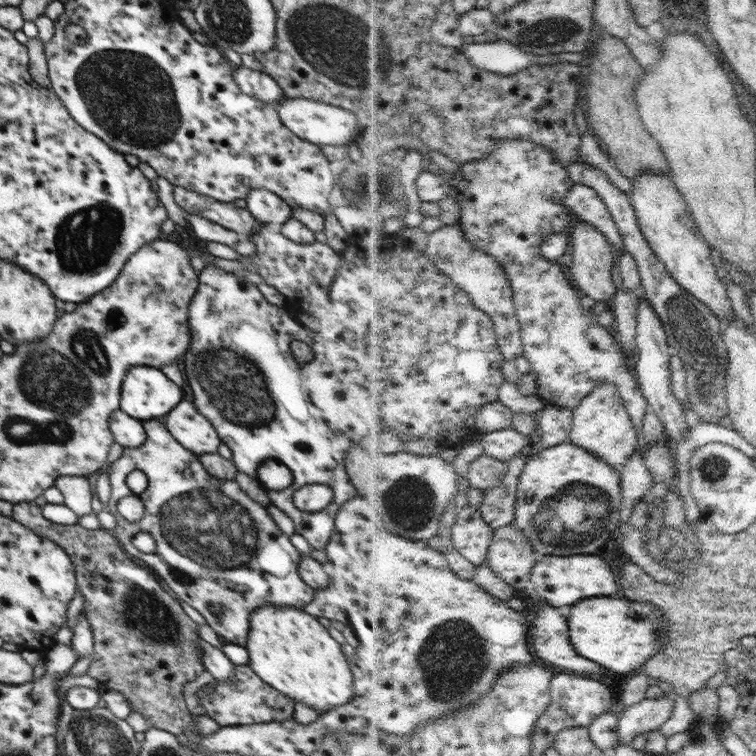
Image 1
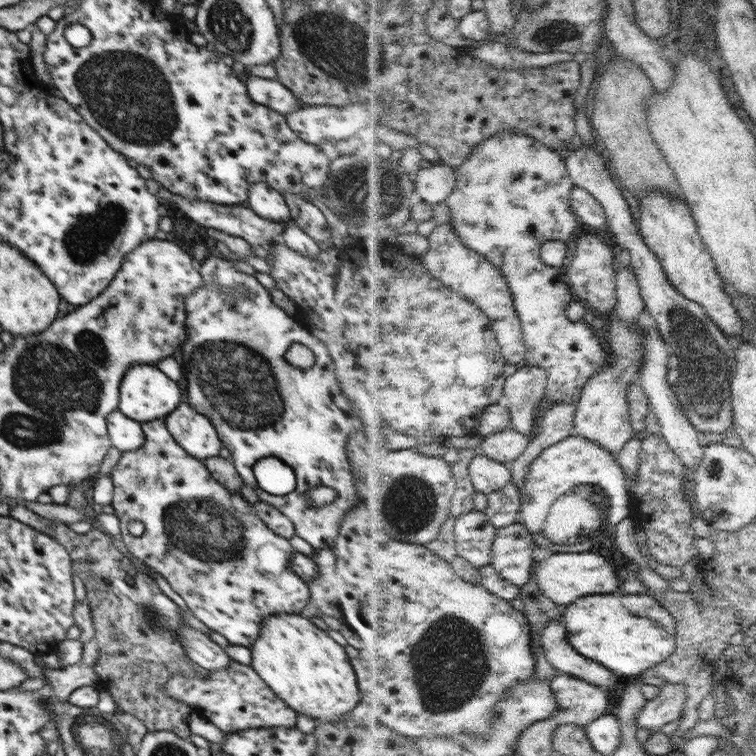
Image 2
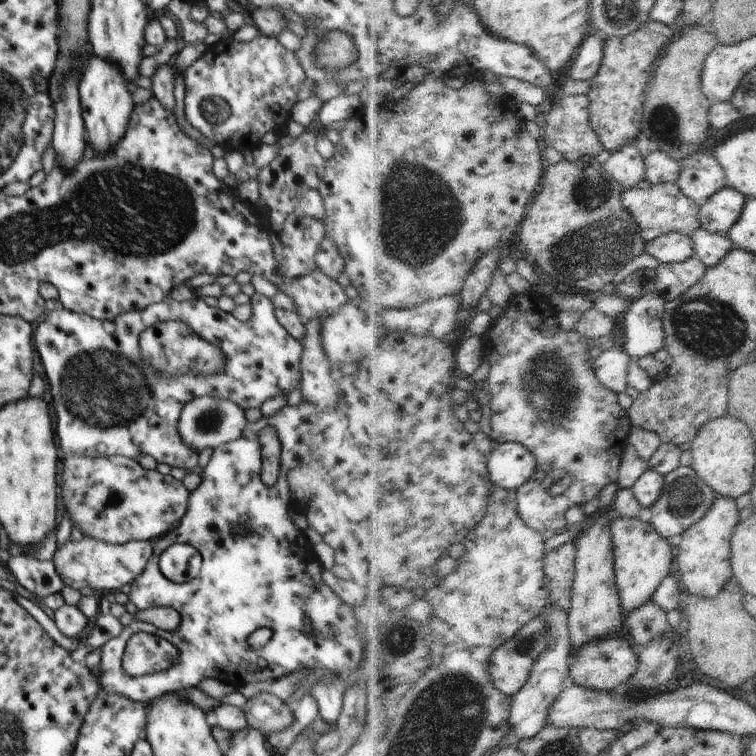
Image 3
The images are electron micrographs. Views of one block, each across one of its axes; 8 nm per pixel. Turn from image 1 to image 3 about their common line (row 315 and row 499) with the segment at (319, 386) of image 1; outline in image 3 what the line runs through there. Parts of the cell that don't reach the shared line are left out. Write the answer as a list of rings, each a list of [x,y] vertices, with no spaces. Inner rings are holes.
[[[306,400],[295,406],[286,405],[274,416],[262,416],[259,420],[248,423],[238,440],[227,442],[213,450],[208,464],[198,470],[201,482],[190,493],[187,509],[181,521],[168,534],[151,541],[152,556],[144,570],[131,582],[131,590],[127,594],[129,600],[123,608],[123,611],[128,611],[134,616],[148,608],[172,608],[181,616],[180,626],[174,631],[166,631],[134,618],[134,622],[130,626],[125,626],[120,636],[108,640],[104,646],[101,646],[101,660],[95,671],[100,672],[99,683],[106,692],[119,693],[131,701],[149,702],[170,691],[178,692],[198,687],[200,681],[206,678],[221,680],[237,690],[241,685],[275,680],[303,668],[314,670],[328,668],[338,674],[349,676],[360,671],[362,666],[370,661],[365,654],[368,643],[364,641],[358,629],[354,609],[322,580],[323,567],[313,552],[312,546],[303,540],[302,531],[294,525],[289,514],[292,494],[286,476],[292,470],[292,466],[298,466],[298,464],[283,462],[296,462],[298,456],[308,458],[310,452],[306,446],[310,446],[310,434],[316,424],[316,416],[318,416],[316,405]],[[266,426],[276,428],[280,446],[282,446],[280,476],[272,486],[266,486],[261,478],[262,448],[260,448],[258,436],[260,430]],[[236,526],[242,526],[244,534],[236,534],[234,532]],[[172,544],[187,544],[200,552],[202,566],[194,580],[176,584],[162,574],[159,568],[160,554]],[[304,620],[312,621],[312,634],[306,634]],[[259,628],[270,628],[272,638],[268,644],[252,652],[248,644],[248,636]],[[137,632],[153,634],[176,646],[178,650],[176,664],[170,666],[168,670],[142,676],[128,676],[121,667],[122,656],[128,640]]]

